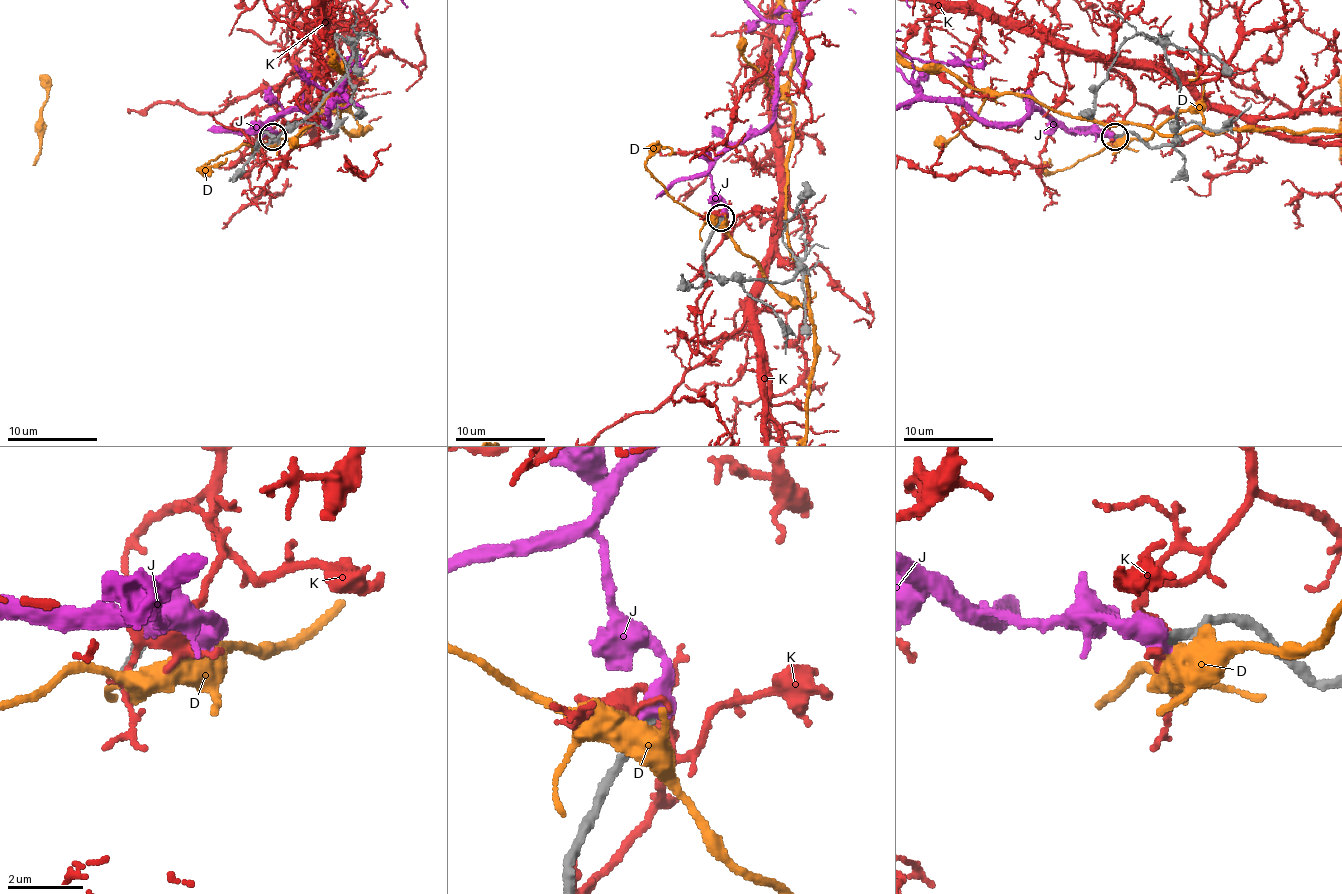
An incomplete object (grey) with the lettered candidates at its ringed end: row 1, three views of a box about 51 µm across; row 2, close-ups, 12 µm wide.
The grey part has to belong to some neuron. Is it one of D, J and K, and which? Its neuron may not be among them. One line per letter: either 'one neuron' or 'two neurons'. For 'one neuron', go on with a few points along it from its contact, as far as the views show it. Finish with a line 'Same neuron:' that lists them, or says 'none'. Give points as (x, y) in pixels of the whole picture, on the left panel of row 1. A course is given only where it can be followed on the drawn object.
D: two neurons
J: one neuron
K: two neurons
Same neuron: J

